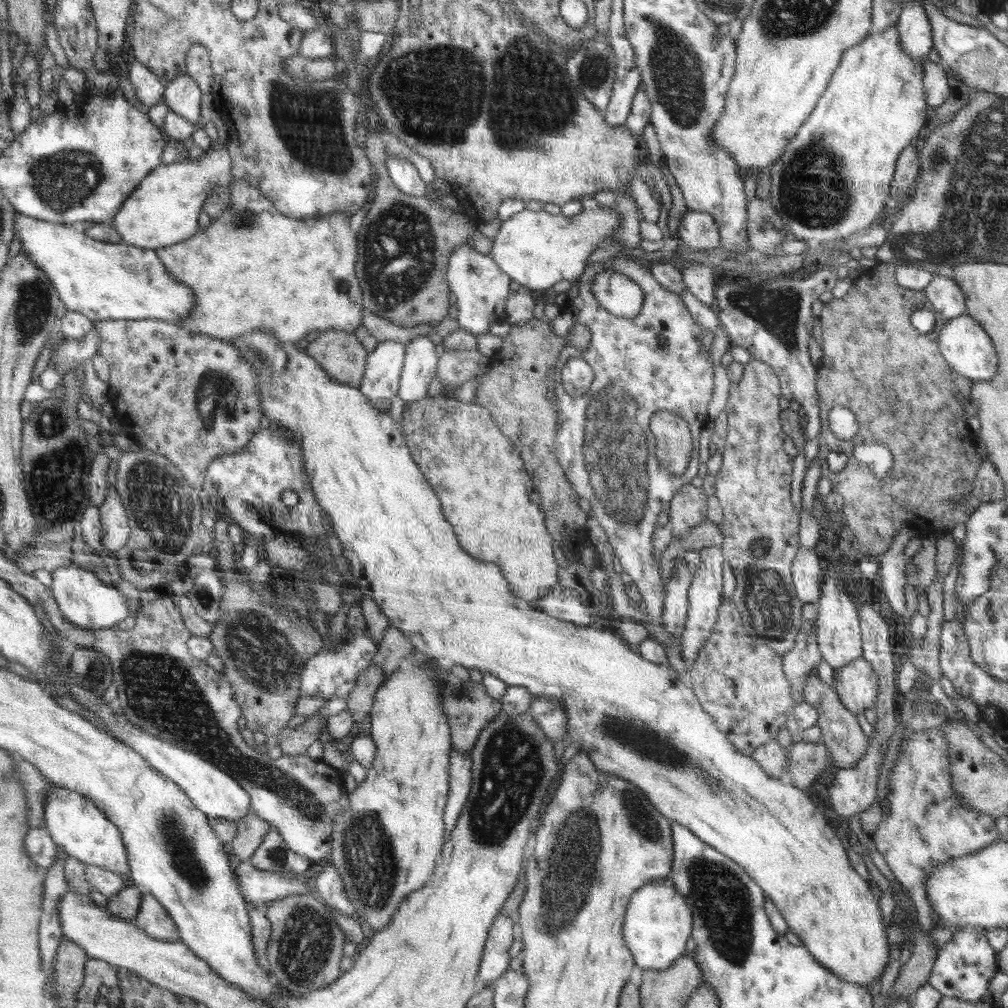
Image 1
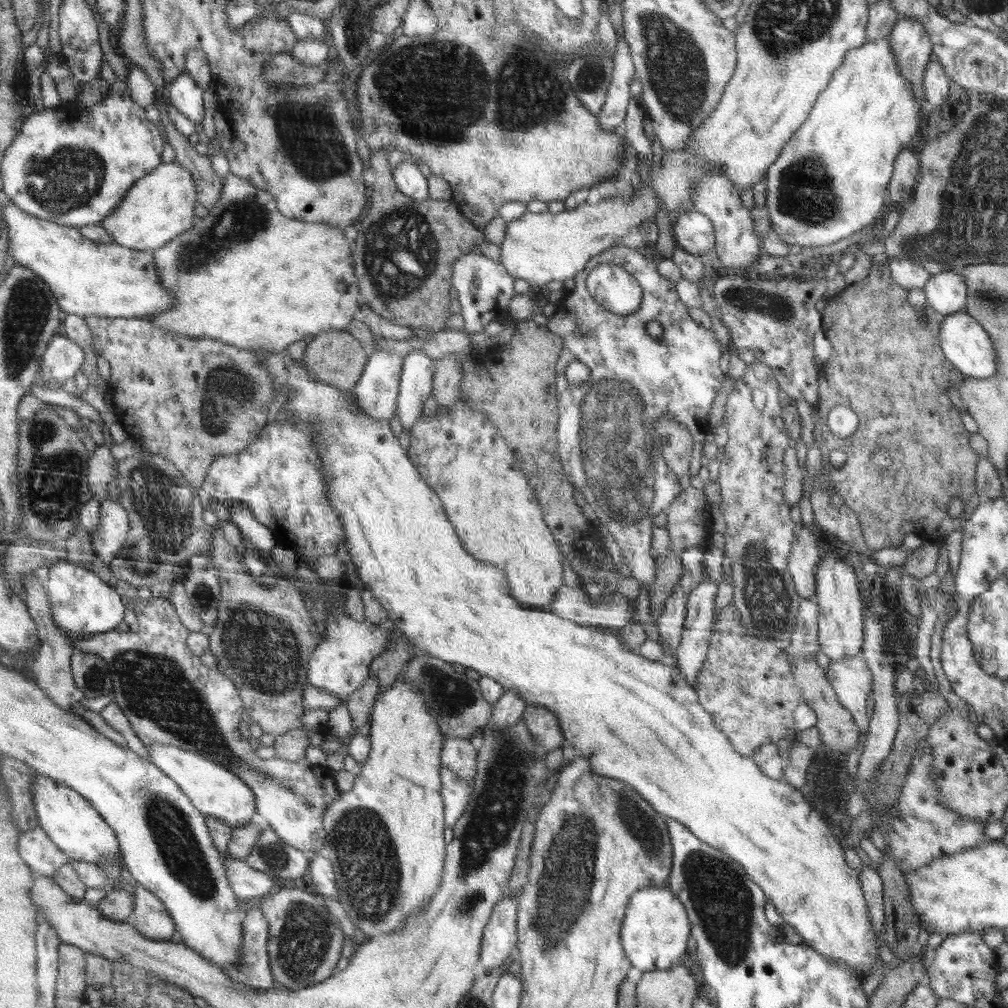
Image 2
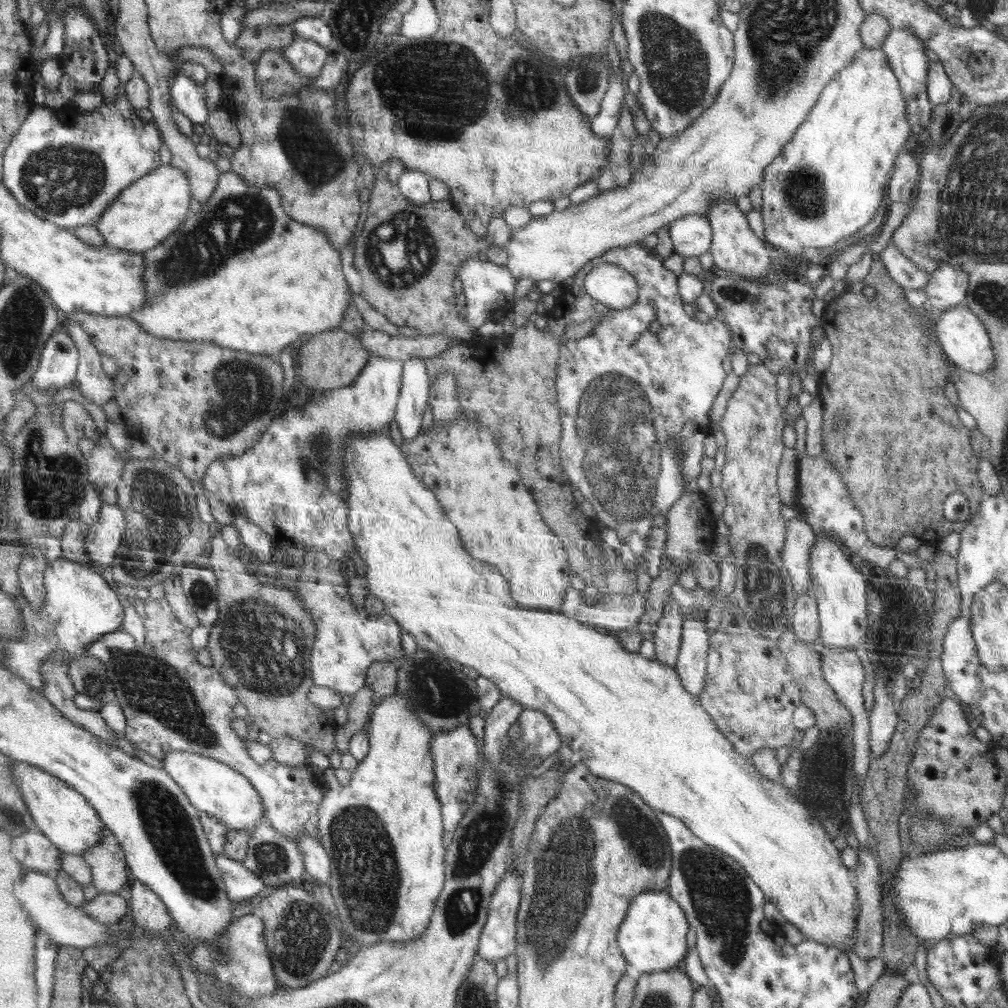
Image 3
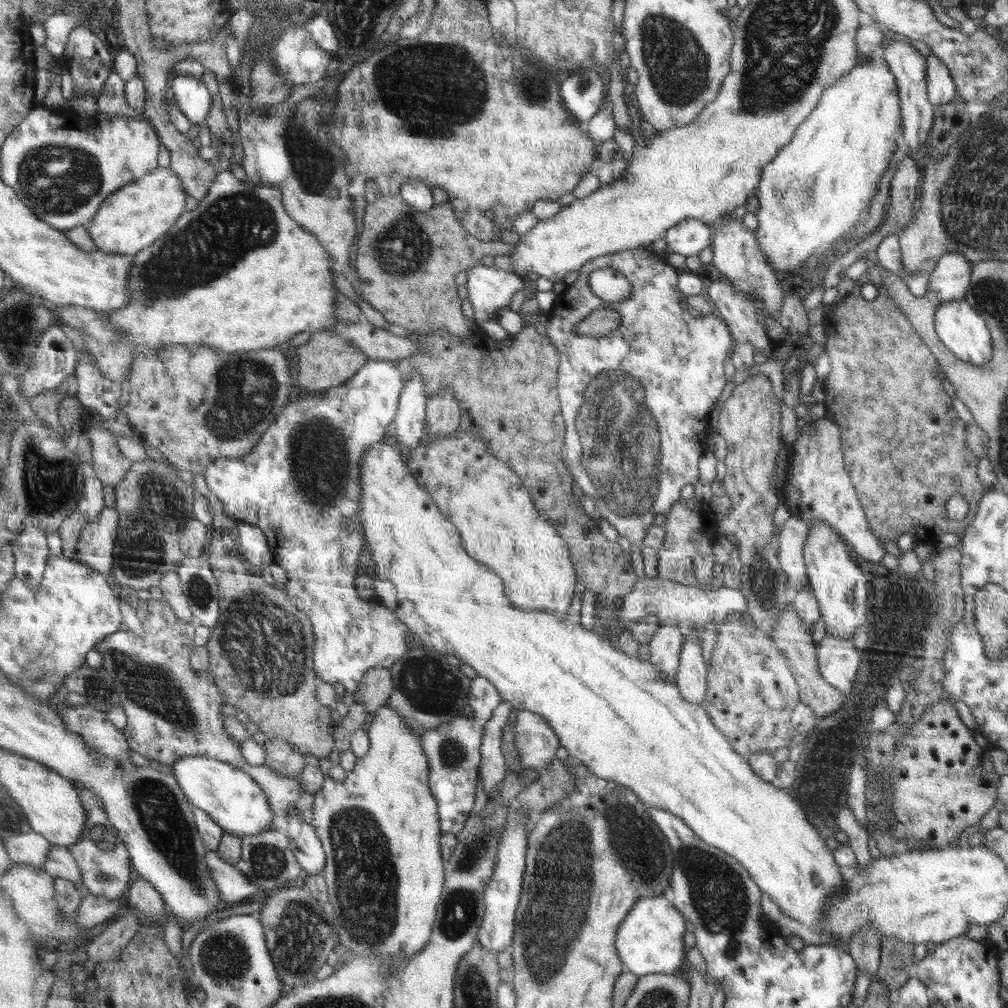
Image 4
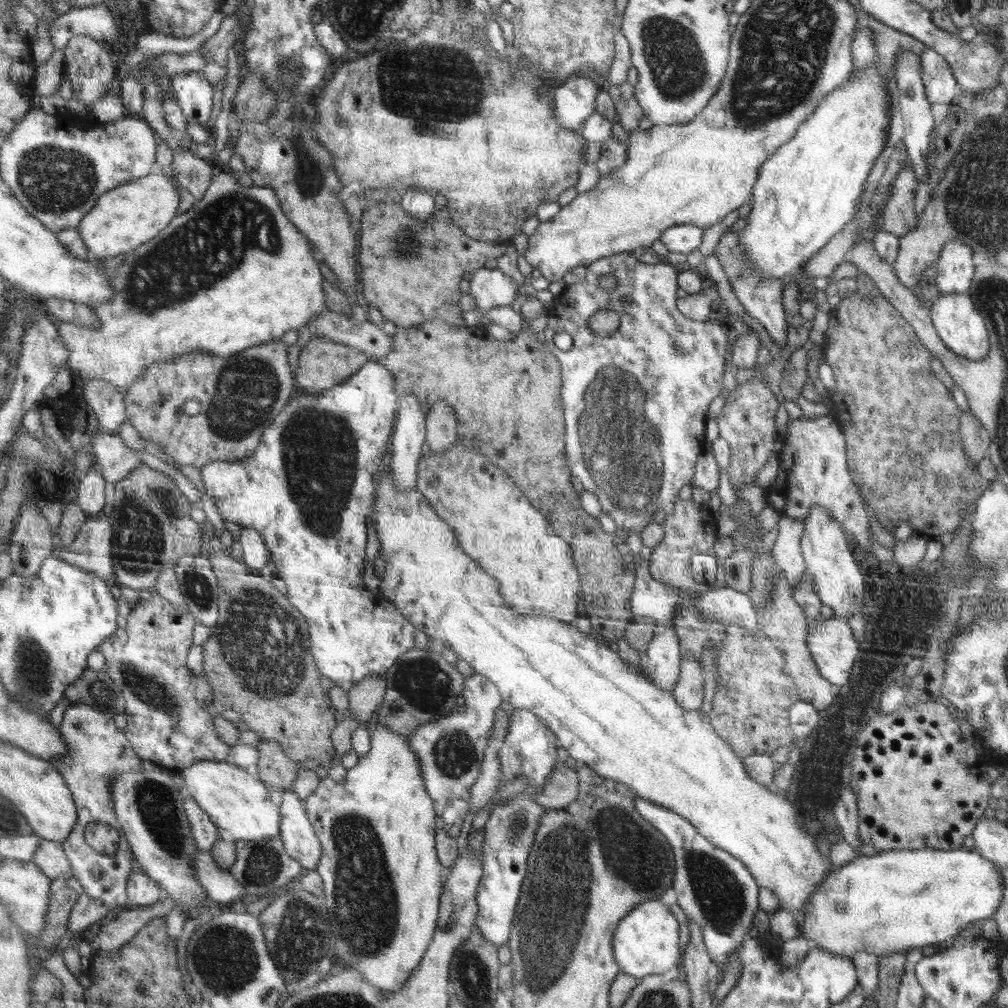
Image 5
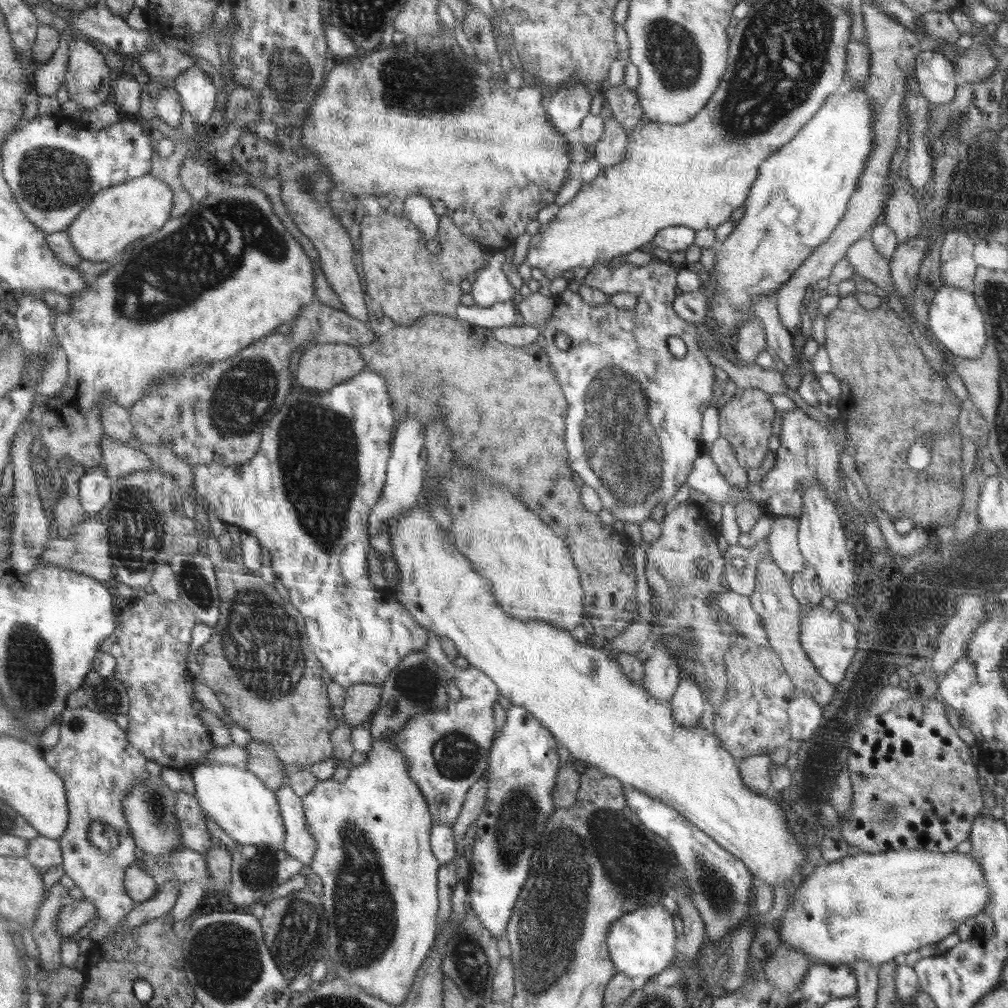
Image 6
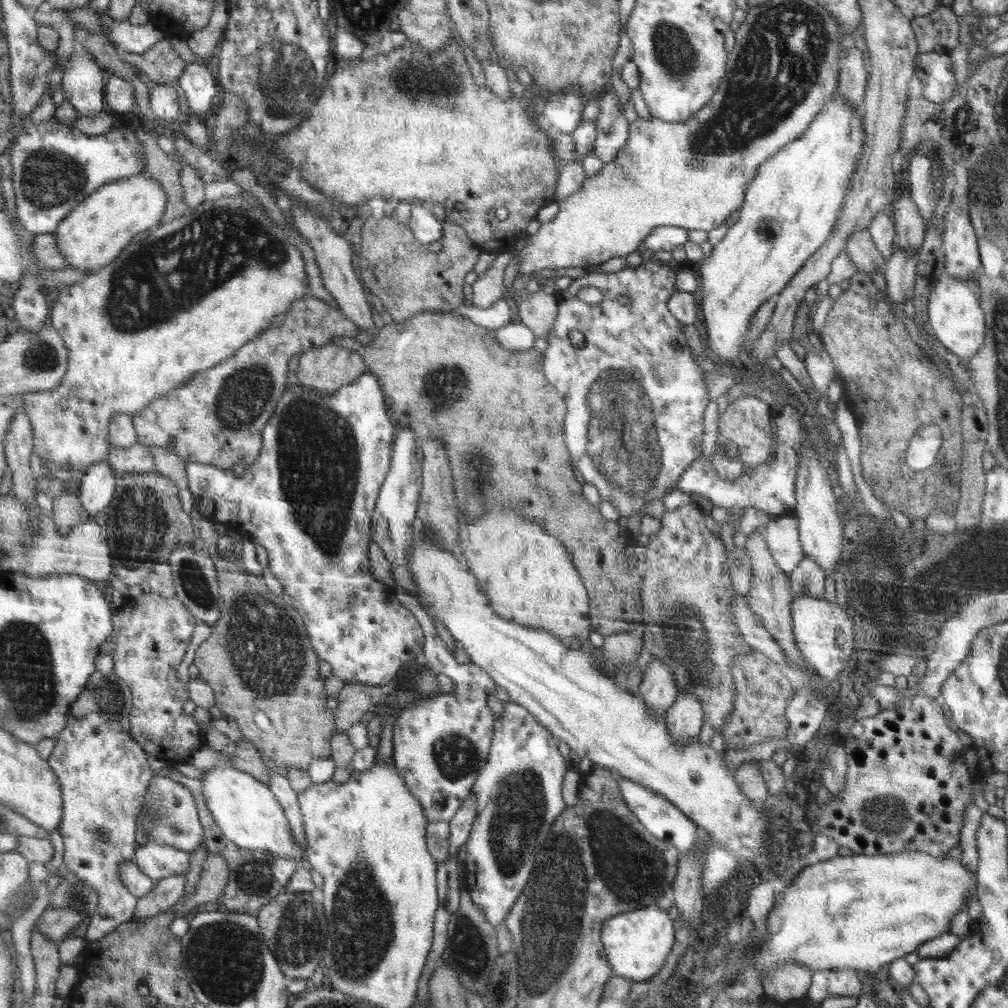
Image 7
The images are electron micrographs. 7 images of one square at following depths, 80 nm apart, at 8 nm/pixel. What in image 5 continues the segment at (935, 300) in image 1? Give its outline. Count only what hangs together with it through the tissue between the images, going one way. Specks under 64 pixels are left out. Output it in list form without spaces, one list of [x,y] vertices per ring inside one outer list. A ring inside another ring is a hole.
[[[952,239],[946,242],[940,251],[936,262],[936,286],[939,294],[966,293],[970,288],[975,275],[973,250],[960,242]]]

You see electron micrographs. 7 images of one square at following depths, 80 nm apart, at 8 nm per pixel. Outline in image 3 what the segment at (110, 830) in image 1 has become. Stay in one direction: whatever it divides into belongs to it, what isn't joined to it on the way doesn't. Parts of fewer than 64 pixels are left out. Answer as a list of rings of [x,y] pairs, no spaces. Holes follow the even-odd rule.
[[[14,761],[13,774],[16,775],[17,786],[20,786],[26,805],[35,819],[34,828],[41,830],[62,851],[81,856],[94,845],[101,844],[101,838],[106,837],[106,827],[85,795],[62,779],[26,762]]]

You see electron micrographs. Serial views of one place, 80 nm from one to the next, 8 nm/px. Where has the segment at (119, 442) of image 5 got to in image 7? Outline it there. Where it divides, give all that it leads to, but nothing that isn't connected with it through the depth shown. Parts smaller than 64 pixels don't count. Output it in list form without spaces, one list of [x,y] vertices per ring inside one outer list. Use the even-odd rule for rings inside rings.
[[[136,443],[128,448],[109,447],[107,463],[112,467],[116,477],[126,473],[146,473],[153,470],[154,457],[150,449],[143,444]]]

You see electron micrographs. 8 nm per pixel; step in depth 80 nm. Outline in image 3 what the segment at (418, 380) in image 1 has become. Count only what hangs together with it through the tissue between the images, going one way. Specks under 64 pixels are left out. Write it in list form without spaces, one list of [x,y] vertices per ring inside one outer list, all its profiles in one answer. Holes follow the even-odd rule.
[[[416,357],[405,361],[401,398],[398,399],[397,417],[395,418],[405,442],[412,440],[421,432],[422,415],[428,406],[429,388],[431,387],[429,378],[425,359]]]

